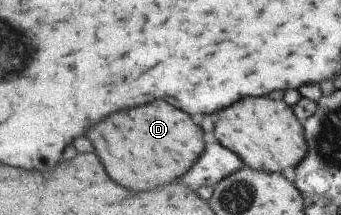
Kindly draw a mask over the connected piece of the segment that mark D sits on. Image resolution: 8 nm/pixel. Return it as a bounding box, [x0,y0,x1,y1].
[87,100,210,190]

